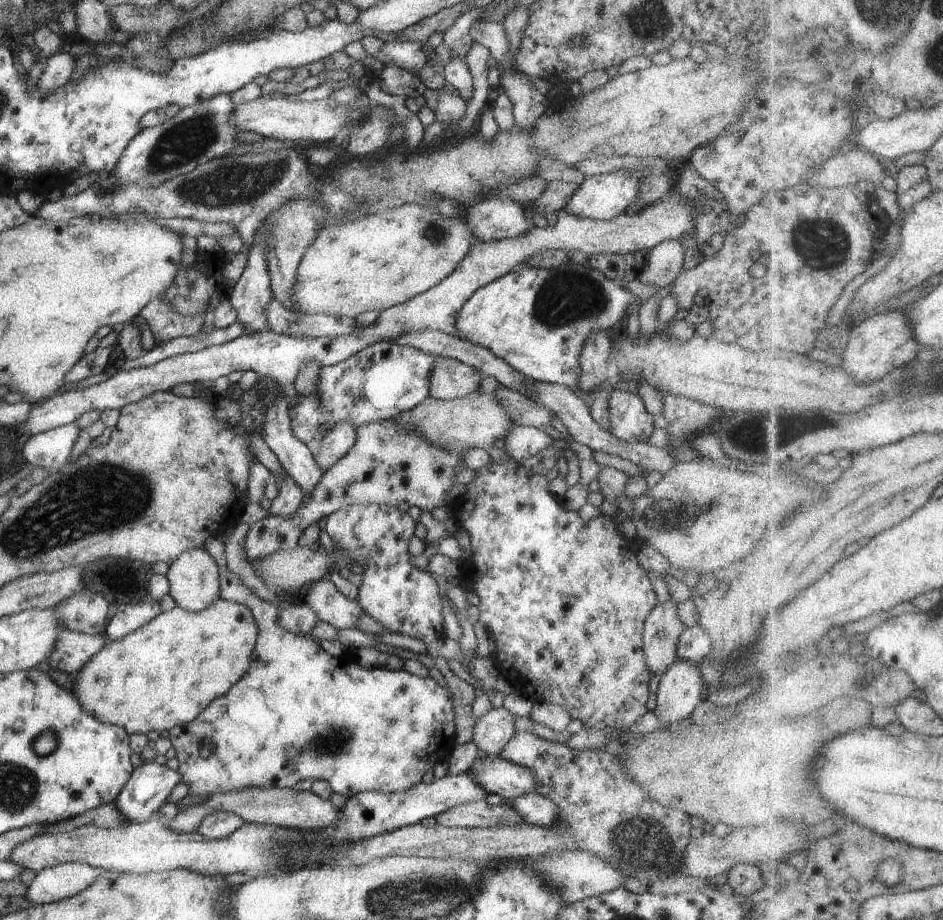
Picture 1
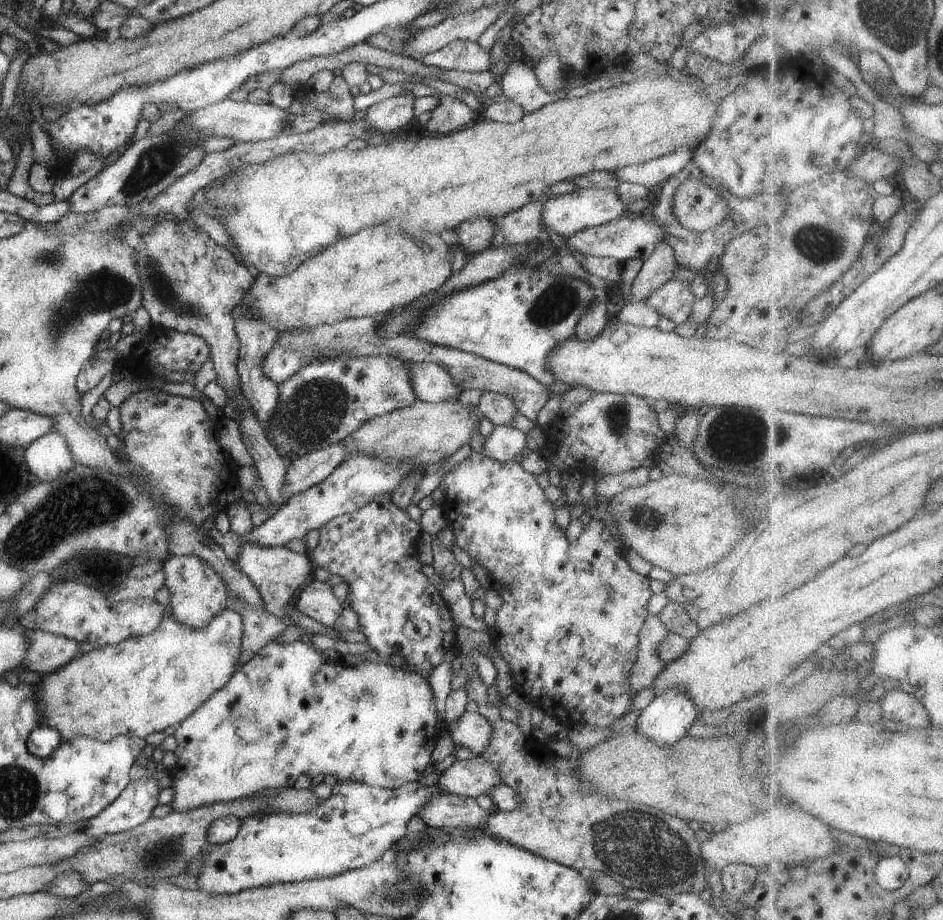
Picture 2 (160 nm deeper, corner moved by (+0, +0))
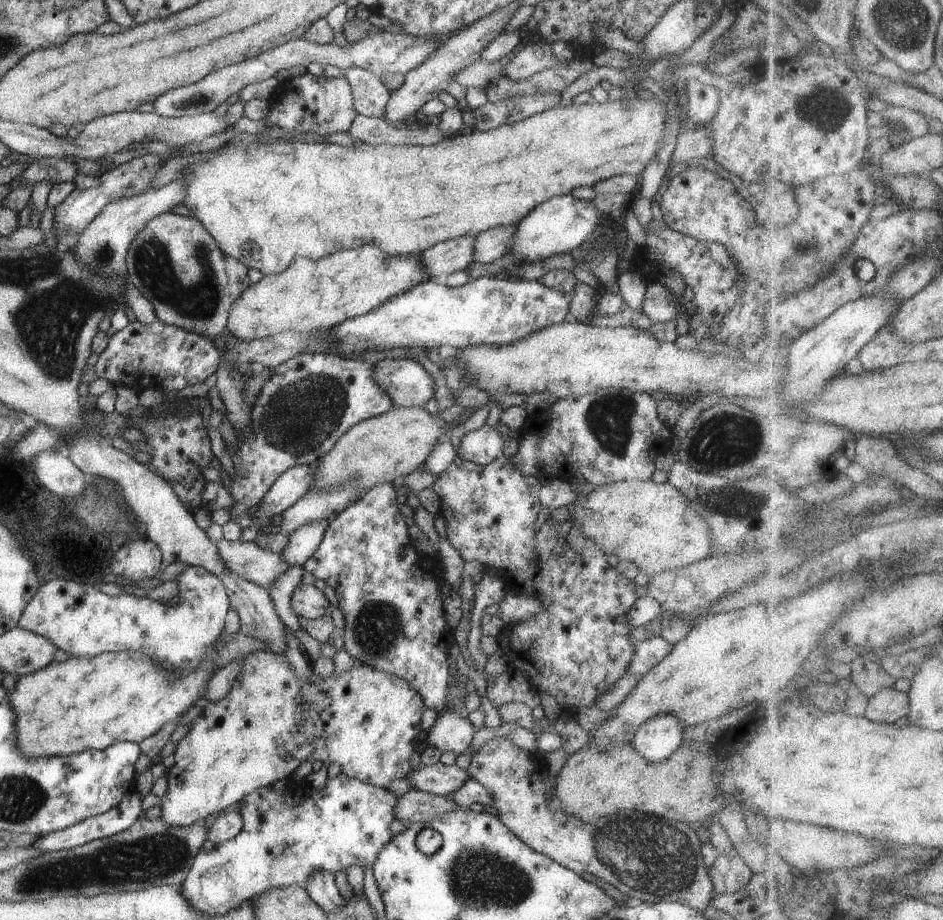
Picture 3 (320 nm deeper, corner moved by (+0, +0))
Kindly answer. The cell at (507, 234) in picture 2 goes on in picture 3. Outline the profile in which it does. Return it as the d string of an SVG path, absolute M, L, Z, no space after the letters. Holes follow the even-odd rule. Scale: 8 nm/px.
M515 226L494 227L476 236L473 244L473 262L478 262L478 265L491 265L503 254L508 253L514 231Z

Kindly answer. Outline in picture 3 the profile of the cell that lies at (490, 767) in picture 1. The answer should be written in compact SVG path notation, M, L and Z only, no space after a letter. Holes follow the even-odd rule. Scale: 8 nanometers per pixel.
M440 762L421 764L412 769L405 778L410 782L412 789L443 797L447 797L470 779L469 774L457 765L445 765Z

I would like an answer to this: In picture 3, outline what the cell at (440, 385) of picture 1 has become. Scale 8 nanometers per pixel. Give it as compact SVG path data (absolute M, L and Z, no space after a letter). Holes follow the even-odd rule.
M406 357L382 359L373 363L373 379L389 395L394 407L423 407L434 396L434 379L422 365Z

